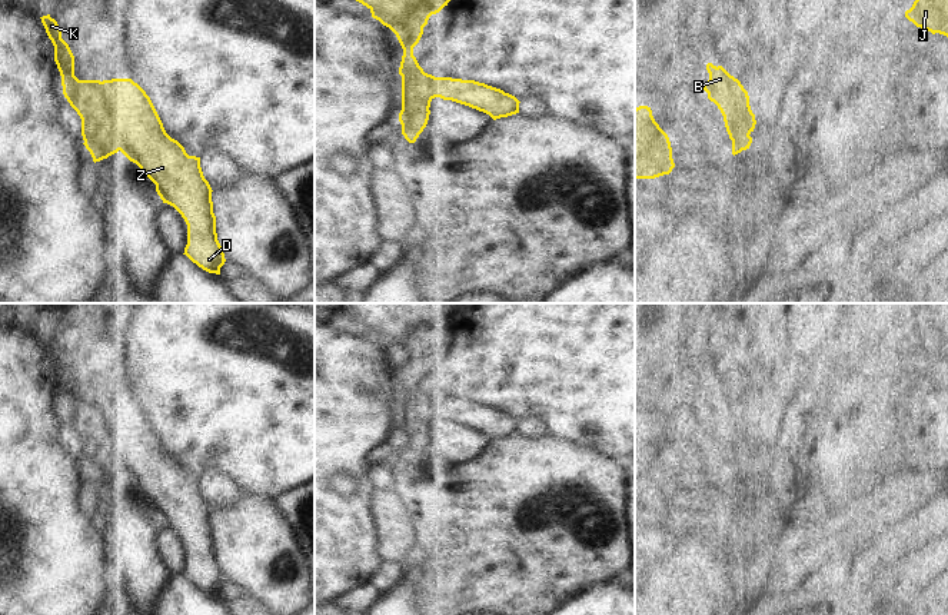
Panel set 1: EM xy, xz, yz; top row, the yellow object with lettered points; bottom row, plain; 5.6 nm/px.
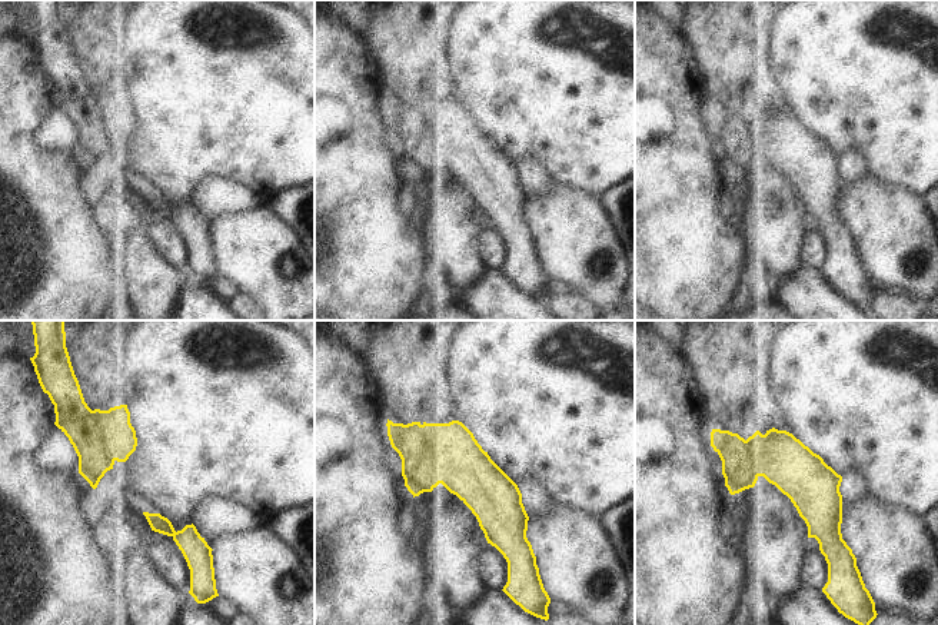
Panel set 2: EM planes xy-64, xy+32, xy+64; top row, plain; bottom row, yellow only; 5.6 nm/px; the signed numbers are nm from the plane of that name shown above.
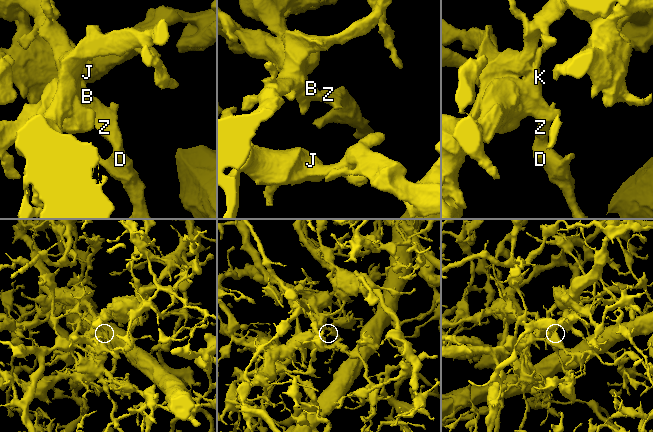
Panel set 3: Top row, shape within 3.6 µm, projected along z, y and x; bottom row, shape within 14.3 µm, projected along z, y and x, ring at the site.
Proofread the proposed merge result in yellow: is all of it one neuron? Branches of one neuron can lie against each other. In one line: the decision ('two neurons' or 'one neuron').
two neurons

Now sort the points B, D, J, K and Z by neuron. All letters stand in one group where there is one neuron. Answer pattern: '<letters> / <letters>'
B D Z / J K

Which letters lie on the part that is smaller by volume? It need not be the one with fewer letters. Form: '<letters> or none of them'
B, D, Z

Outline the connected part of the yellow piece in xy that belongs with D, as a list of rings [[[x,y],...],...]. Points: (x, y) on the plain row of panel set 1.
[[[132,399],[103,400],[102,410],[107,430],[104,448],[110,452],[112,462],[156,505],[163,523],[173,526],[187,545],[187,565],[183,575],[203,591],[220,595],[226,579],[216,554],[213,511],[203,496],[200,478],[189,476],[184,468],[166,453],[150,418]]]

